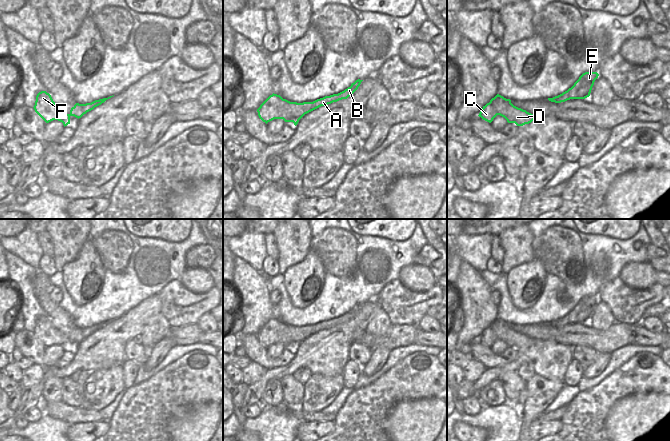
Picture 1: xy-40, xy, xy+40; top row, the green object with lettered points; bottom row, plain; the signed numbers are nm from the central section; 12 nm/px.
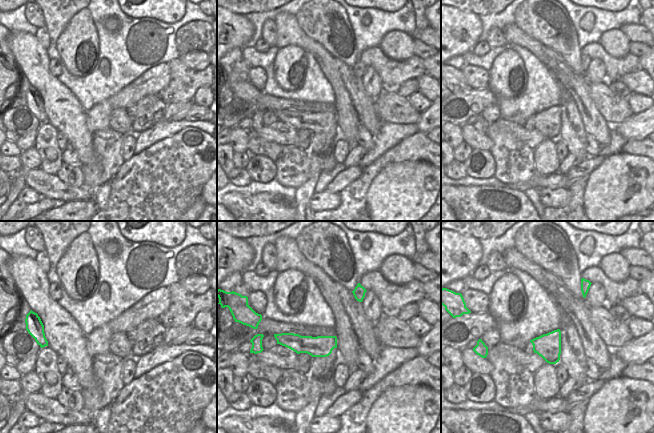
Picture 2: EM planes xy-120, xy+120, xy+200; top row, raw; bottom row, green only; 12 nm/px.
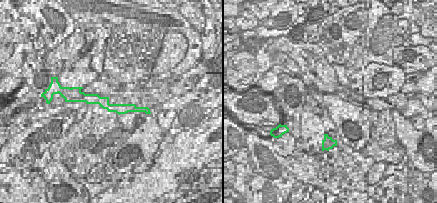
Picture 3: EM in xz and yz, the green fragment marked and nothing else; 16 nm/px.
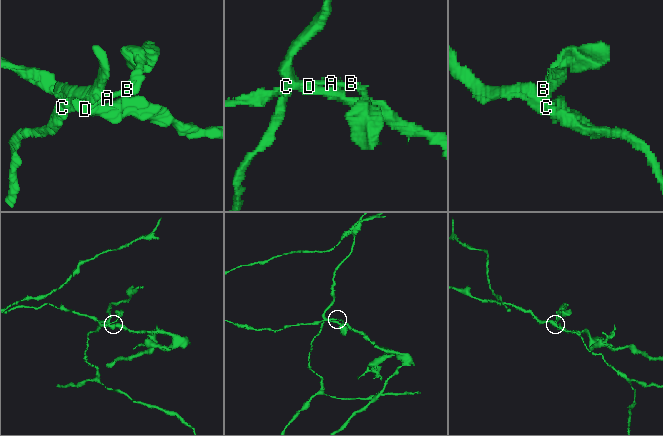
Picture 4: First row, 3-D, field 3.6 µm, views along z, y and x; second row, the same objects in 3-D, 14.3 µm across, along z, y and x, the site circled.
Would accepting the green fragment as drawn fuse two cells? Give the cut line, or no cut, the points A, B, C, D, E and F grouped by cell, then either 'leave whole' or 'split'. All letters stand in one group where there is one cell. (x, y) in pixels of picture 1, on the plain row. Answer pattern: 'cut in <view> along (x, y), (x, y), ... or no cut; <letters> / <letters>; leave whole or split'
cut in xy along (277, 334), (282, 334), (288, 340), (292, 337), (303, 339); A B C E F / D; split

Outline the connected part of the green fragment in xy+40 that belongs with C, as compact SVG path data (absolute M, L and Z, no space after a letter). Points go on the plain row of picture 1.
M492 322L490 326L487 327L485 330L483 330L482 334L480 335L478 339L483 344L489 347L491 347L497 339L500 339L499 335L496 333L496 331L492 327L493 324L494 322Z

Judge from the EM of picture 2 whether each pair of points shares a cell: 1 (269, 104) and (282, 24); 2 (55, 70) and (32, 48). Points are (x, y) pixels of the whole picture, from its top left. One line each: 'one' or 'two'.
1: two
2: two

